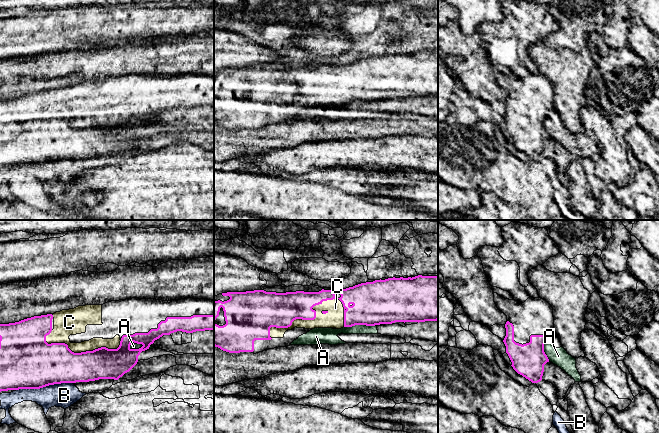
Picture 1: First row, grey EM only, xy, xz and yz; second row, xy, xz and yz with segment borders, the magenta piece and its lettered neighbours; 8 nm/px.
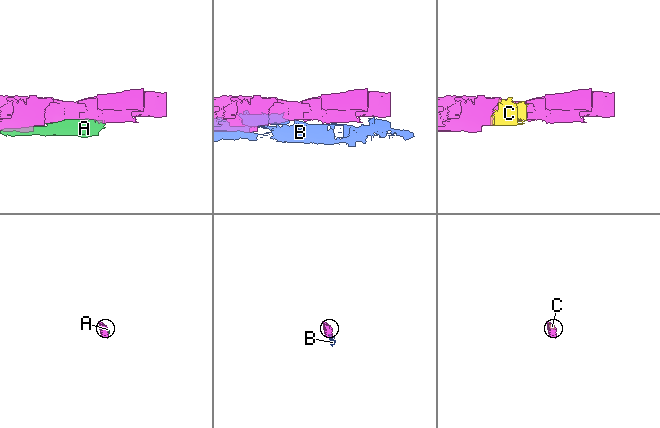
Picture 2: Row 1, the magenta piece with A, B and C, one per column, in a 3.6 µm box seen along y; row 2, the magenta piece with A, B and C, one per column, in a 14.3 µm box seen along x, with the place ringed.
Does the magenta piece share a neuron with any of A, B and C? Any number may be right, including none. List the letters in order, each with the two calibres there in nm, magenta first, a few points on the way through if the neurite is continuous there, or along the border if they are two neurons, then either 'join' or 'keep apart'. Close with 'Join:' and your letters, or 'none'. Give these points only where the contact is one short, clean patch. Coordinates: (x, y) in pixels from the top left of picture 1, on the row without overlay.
A: 360 nm thick on the magenta side, 110 nm on the other; keep apart
B: 440 nm thick on the magenta side, 200 nm on the other; keep apart
C: 280 nm thick on the magenta side, 150 nm on the other; join
Join: C

